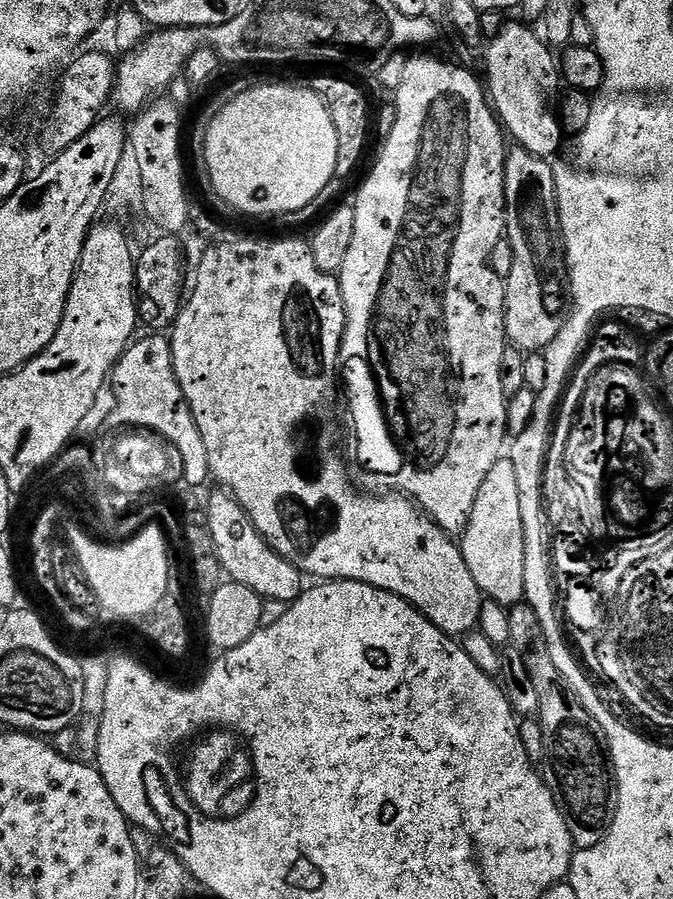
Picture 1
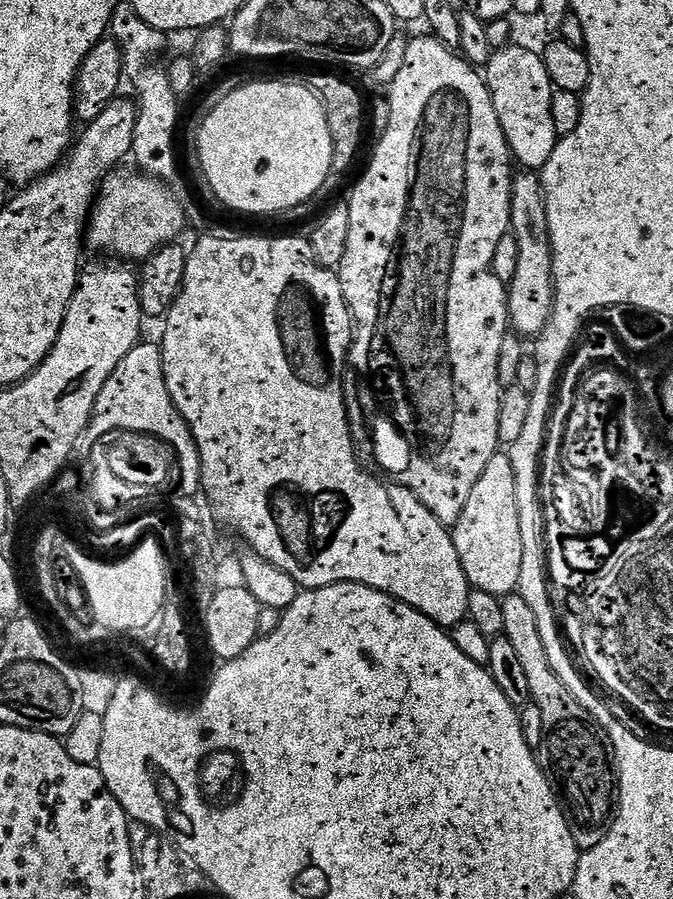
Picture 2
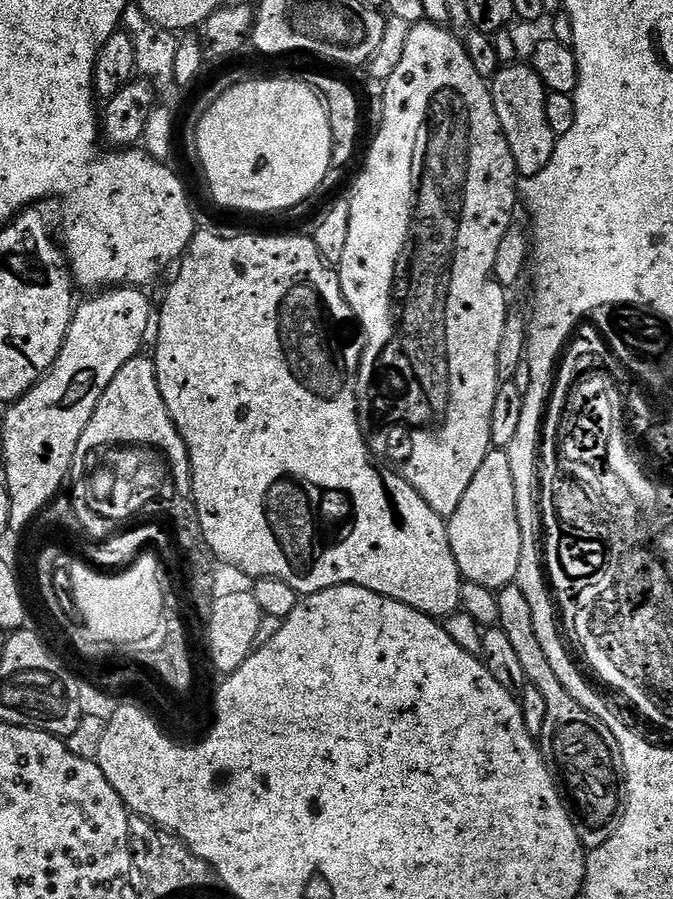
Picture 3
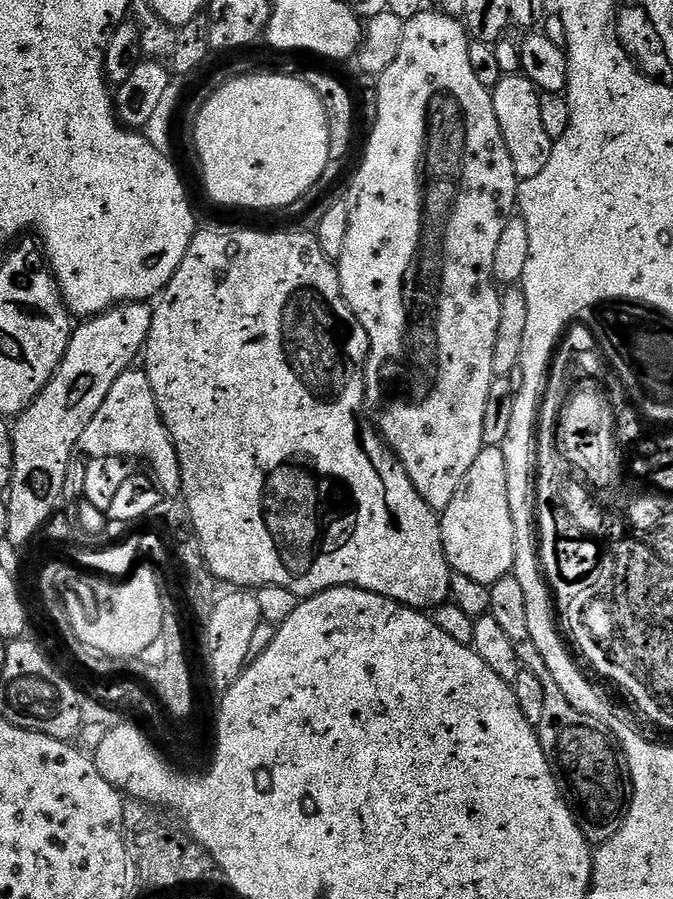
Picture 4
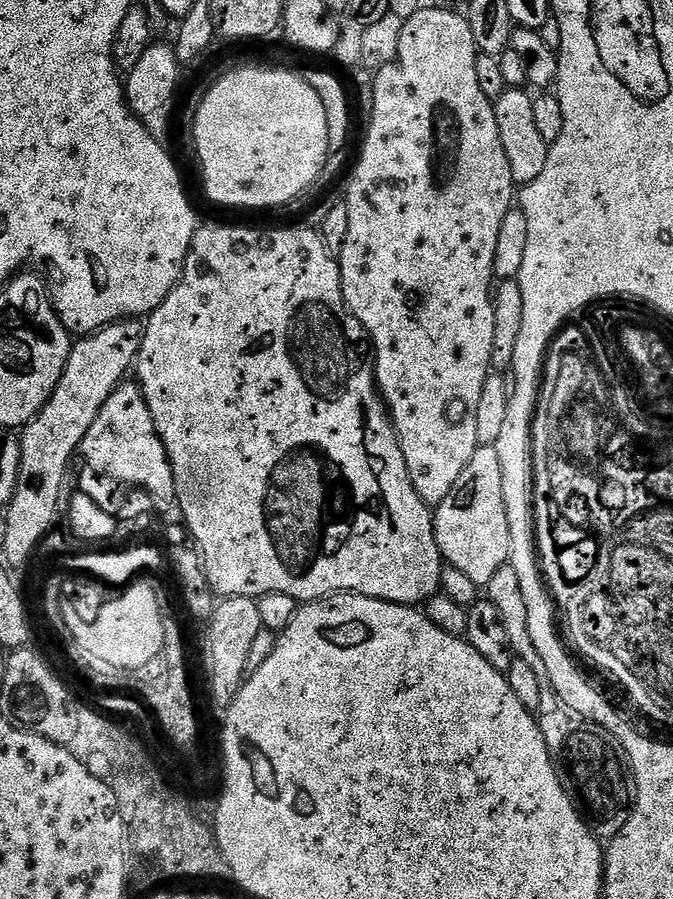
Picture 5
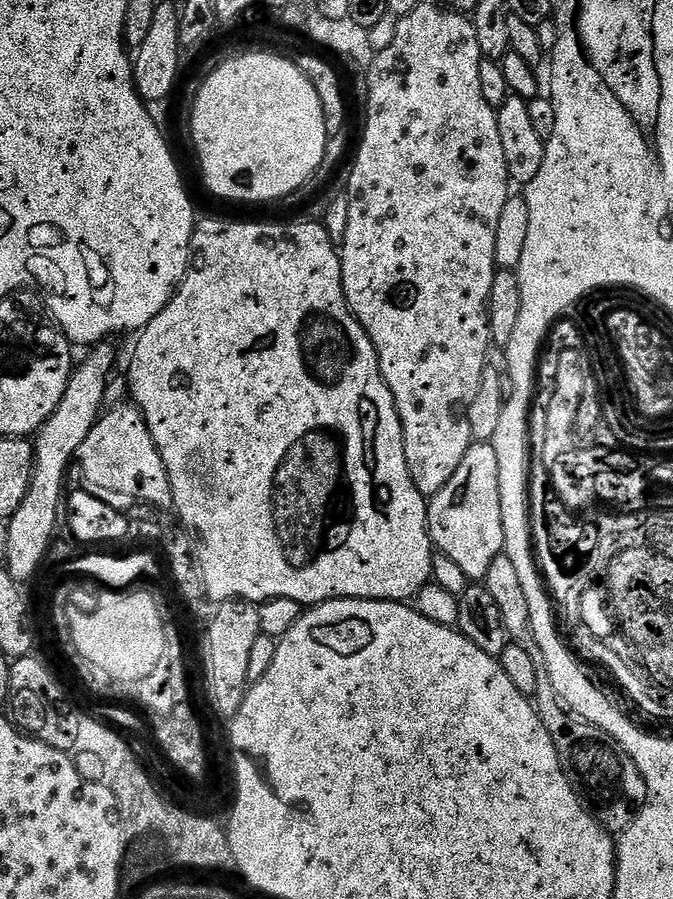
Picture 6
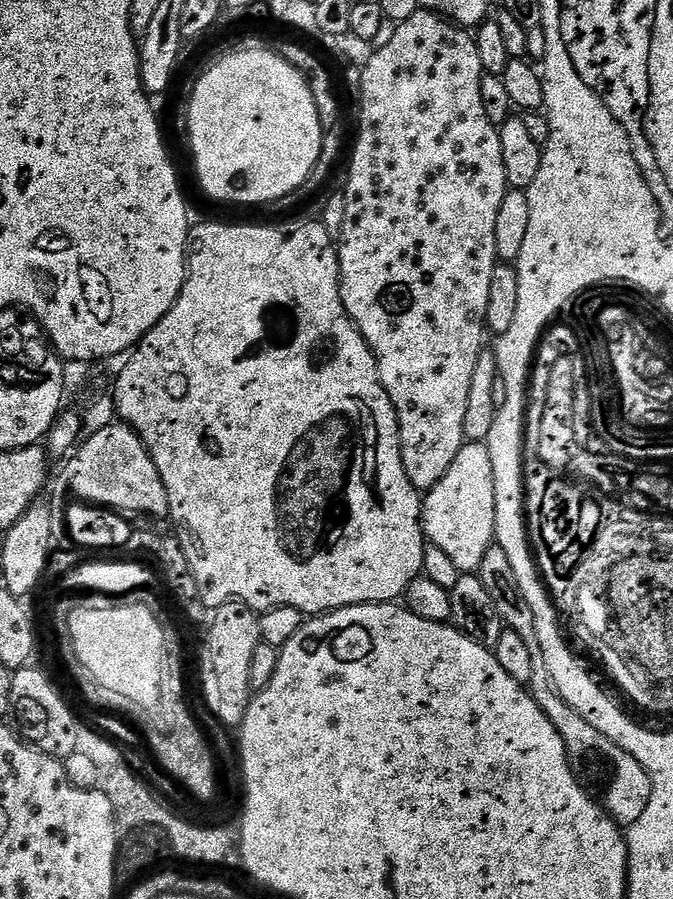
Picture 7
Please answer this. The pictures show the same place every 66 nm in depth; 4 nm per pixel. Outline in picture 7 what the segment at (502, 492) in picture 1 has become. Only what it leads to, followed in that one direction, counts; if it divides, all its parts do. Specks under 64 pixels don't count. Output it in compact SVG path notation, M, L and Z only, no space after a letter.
M465 443L450 470L423 497L422 523L427 543L447 554L461 574L479 573L482 560L496 539L494 466L490 466L487 443Z

